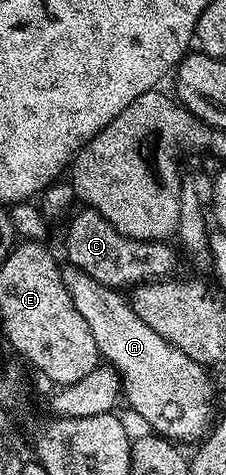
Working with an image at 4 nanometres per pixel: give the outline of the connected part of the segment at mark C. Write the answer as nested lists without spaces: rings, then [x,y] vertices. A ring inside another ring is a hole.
[[[82,207],[79,210],[66,229],[65,260],[84,271],[84,275],[90,275],[96,279],[96,283],[102,283],[110,289],[122,291],[125,285],[137,287],[143,282],[166,279],[173,274],[170,272],[177,267],[179,257],[173,244],[170,246],[166,241],[137,241],[125,237],[95,209]]]

